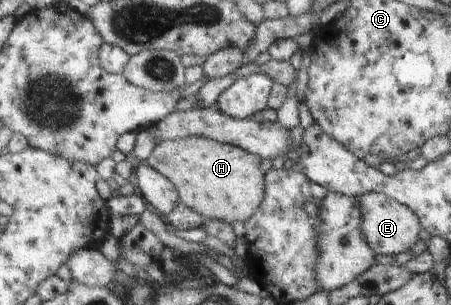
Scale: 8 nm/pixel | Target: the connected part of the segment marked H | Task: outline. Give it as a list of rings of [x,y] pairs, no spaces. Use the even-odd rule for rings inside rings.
[[[191,136],[155,146],[146,163],[175,184],[183,205],[201,216],[231,224],[253,218],[265,198],[265,174],[261,158],[238,146]]]

